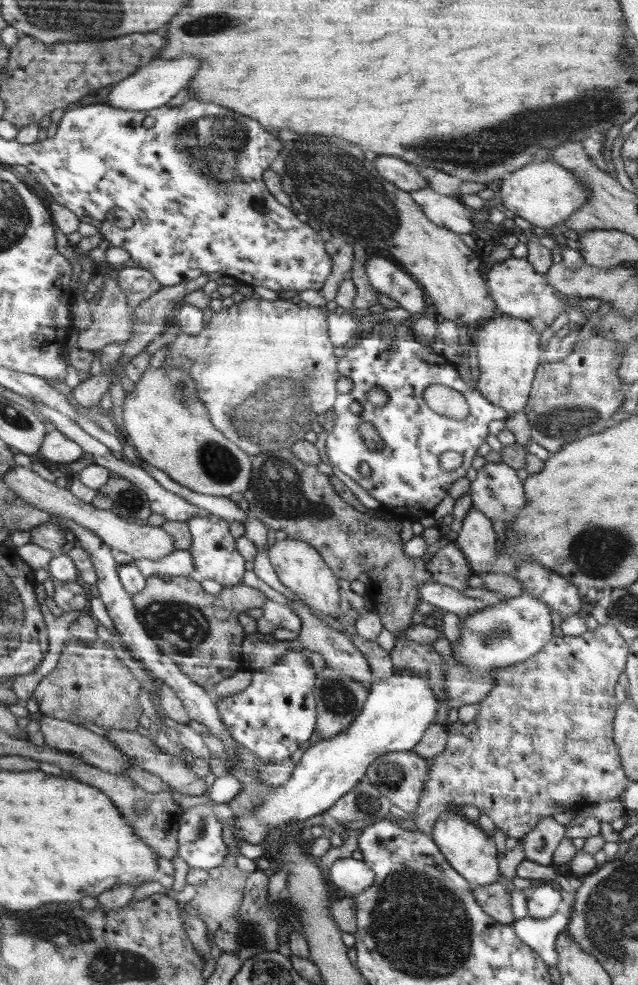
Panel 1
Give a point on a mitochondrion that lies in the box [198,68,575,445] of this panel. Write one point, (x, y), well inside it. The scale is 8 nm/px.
(325, 180)

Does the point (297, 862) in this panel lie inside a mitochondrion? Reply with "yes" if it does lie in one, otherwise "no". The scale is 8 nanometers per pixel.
no

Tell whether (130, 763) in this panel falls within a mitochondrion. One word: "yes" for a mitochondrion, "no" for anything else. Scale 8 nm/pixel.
no

